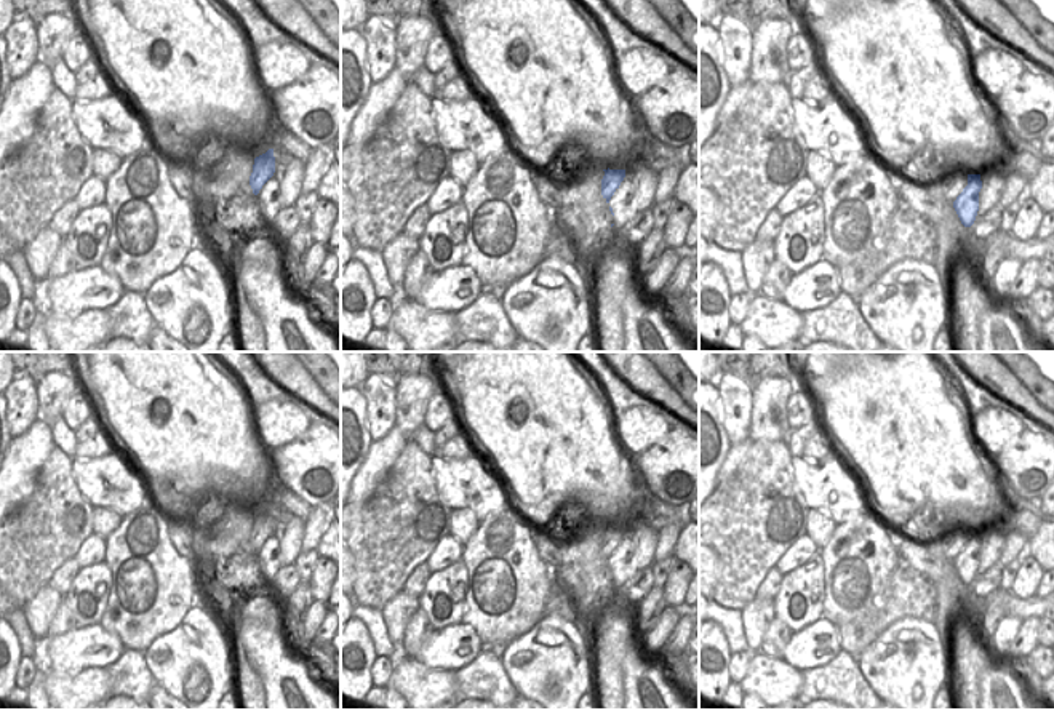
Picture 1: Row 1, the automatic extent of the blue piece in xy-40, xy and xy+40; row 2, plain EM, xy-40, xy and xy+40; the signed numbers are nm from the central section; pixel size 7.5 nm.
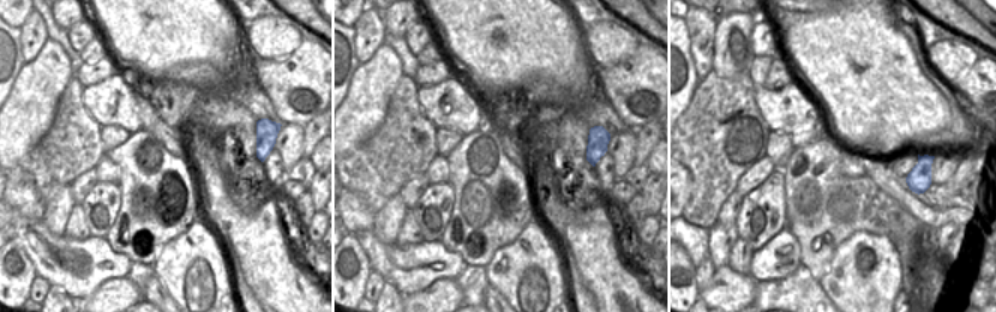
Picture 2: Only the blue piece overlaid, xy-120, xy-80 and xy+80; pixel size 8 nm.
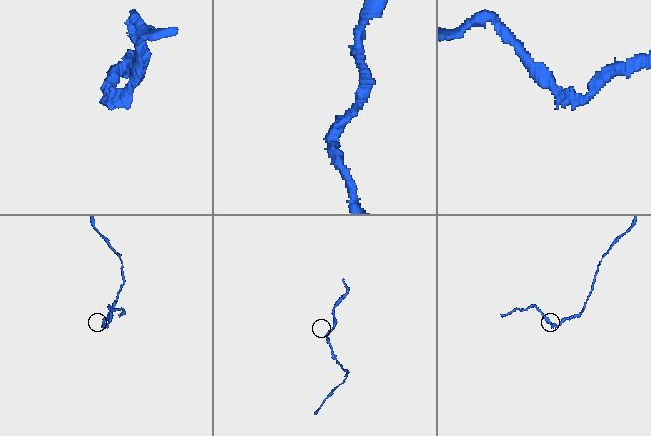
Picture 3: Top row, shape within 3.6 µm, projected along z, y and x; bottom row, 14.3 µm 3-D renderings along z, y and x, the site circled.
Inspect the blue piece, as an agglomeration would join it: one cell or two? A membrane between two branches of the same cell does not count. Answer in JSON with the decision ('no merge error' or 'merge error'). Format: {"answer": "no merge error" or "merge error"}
{"answer": "merge error"}

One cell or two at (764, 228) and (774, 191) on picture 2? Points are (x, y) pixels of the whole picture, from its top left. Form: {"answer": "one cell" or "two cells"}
{"answer": "one cell"}

